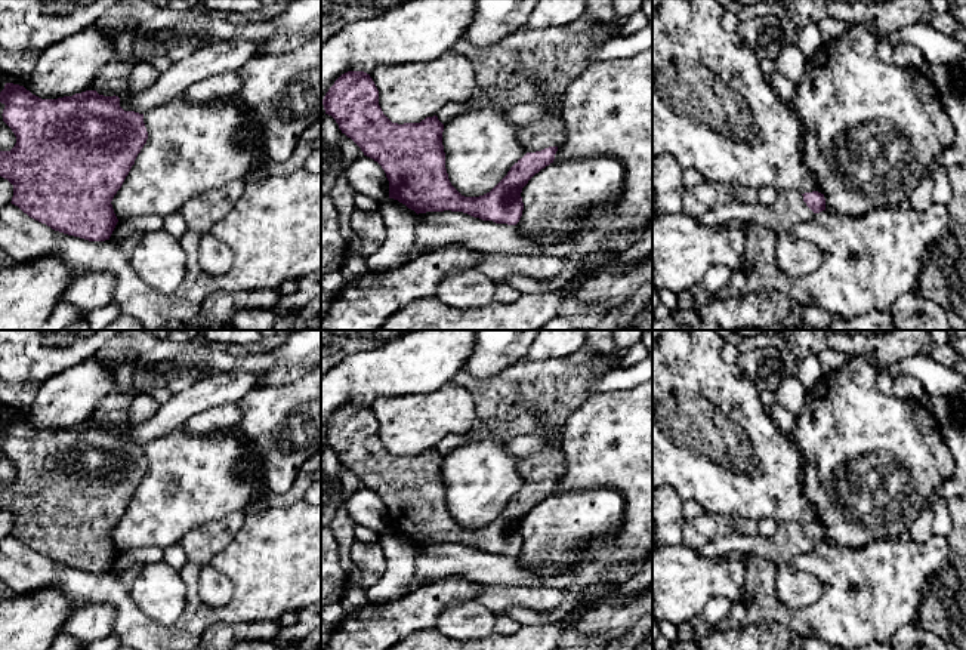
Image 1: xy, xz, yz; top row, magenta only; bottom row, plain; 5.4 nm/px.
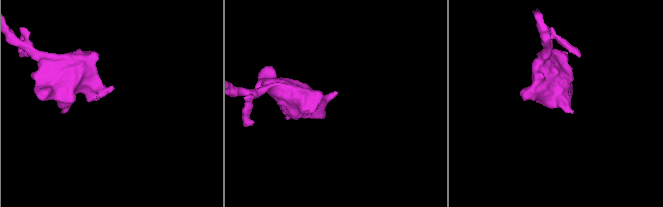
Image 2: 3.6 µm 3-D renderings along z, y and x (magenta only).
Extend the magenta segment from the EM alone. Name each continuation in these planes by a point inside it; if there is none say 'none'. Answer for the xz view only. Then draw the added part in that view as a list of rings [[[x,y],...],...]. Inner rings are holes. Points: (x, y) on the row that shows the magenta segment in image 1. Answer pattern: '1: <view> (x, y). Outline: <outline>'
1: xz (549, 131). Outline: [[[556,110],[538,121],[518,129],[518,138],[525,153],[541,151],[549,147],[561,147],[565,142],[567,135],[567,127]]]

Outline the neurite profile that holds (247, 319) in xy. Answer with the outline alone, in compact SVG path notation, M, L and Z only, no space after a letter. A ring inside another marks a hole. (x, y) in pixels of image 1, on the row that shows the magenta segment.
M243 309L231 321L234 330L271 330L275 315L269 309Z

